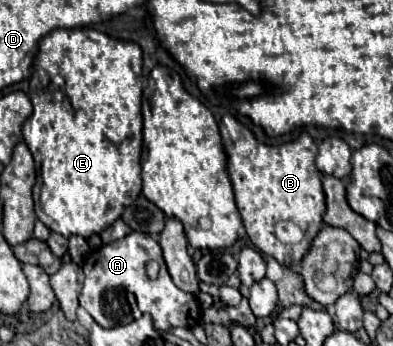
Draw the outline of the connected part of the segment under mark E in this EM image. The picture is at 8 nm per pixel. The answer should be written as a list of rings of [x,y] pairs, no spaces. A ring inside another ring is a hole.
[[[56,29],[48,33],[34,55],[32,63],[32,77],[30,77],[30,101],[34,105],[32,115],[22,125],[24,141],[34,157],[36,163],[36,183],[34,183],[34,211],[36,217],[54,233],[60,233],[62,237],[80,235],[84,239],[92,235],[100,235],[104,229],[108,229],[116,219],[122,217],[126,207],[140,195],[142,189],[142,177],[140,177],[140,151],[142,151],[142,113],[140,113],[140,99],[142,99],[142,51],[136,43],[128,41],[116,41],[96,29]]]

